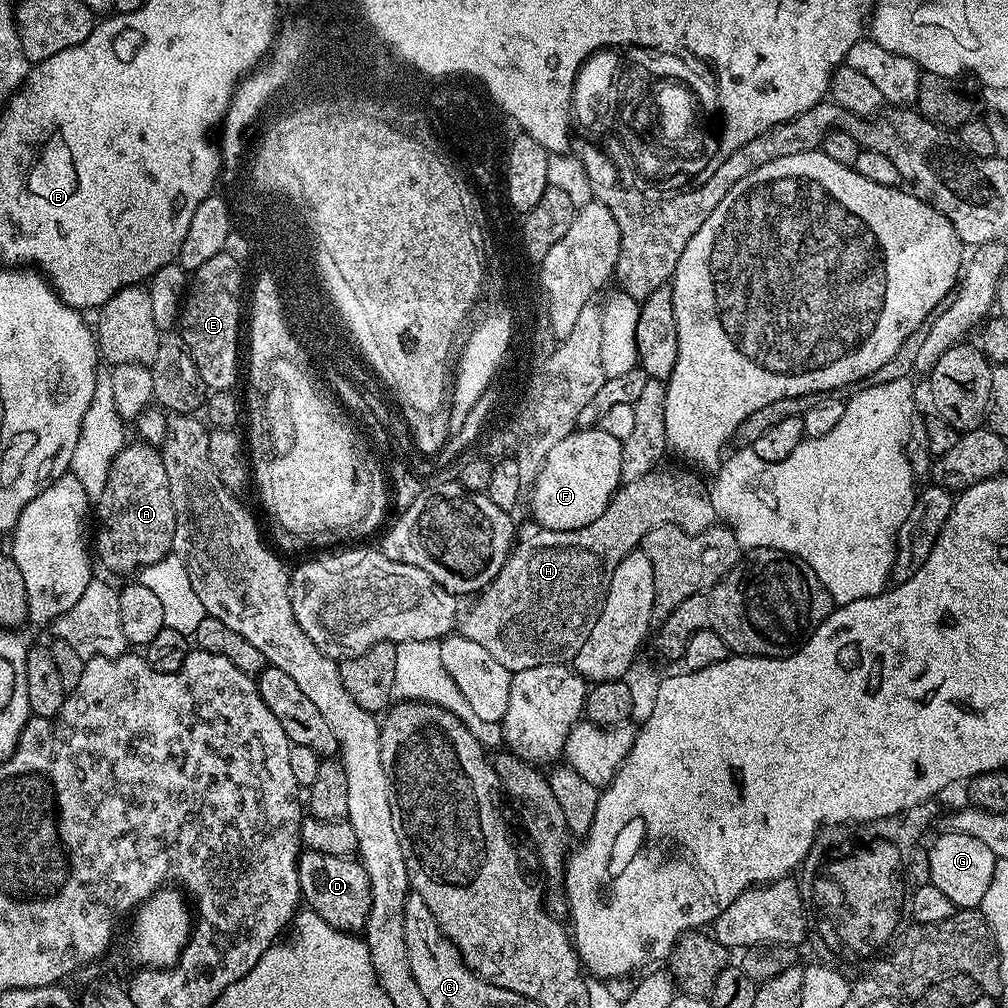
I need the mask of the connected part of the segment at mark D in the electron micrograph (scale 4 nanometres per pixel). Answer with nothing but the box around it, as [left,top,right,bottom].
[298,851,372,934]

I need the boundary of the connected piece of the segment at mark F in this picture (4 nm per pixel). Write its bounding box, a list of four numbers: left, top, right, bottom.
[530,426,622,530]

